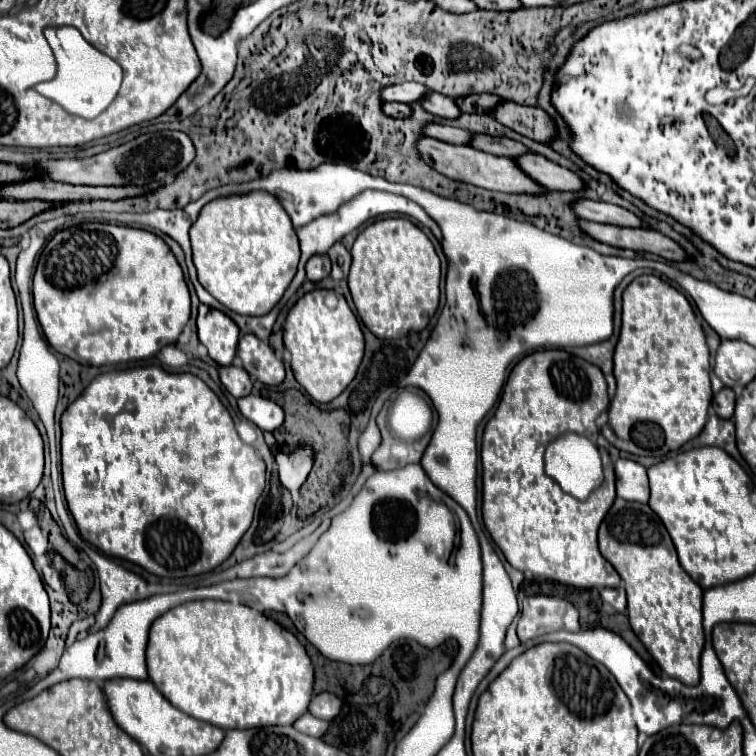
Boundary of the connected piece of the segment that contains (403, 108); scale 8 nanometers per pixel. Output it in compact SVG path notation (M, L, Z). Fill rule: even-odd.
M383 103L383 113L389 117L407 117L411 113L411 107L401 103Z

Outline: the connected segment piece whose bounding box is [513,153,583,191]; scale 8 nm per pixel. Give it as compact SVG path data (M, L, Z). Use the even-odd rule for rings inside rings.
M525 153L519 157L513 157L517 167L525 171L529 177L537 181L537 185L545 189L557 189L557 191L579 191L583 187L583 181L577 173L541 157L535 153Z

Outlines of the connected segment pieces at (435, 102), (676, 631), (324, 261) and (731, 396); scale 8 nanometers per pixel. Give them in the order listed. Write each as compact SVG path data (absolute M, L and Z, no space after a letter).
M429 91L429 95L425 95L423 99L419 99L419 103L423 105L425 111L433 113L433 115L439 115L439 117L447 117L447 119L453 119L453 117L459 117L461 111L457 109L455 101L437 93L437 91Z
M617 497L599 527L599 551L625 583L629 623L639 641L669 677L697 685L699 655L705 643L701 627L703 589L679 565L673 541L657 513L645 503Z
M327 255L311 257L307 261L307 279L309 281L321 281L323 277L329 275L329 269L331 269L331 263L329 263Z
M723 387L719 393L715 393L713 401L711 401L711 407L715 409L717 417L729 419L733 415L733 407L735 407L735 393L733 393L733 389Z

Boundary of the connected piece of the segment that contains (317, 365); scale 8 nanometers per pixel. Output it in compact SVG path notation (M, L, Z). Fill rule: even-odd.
M313 289L305 293L291 307L283 327L283 343L291 353L291 369L297 383L319 403L329 403L353 381L365 347L359 321L345 297L327 289ZM329 293L335 295L333 307L327 305Z

